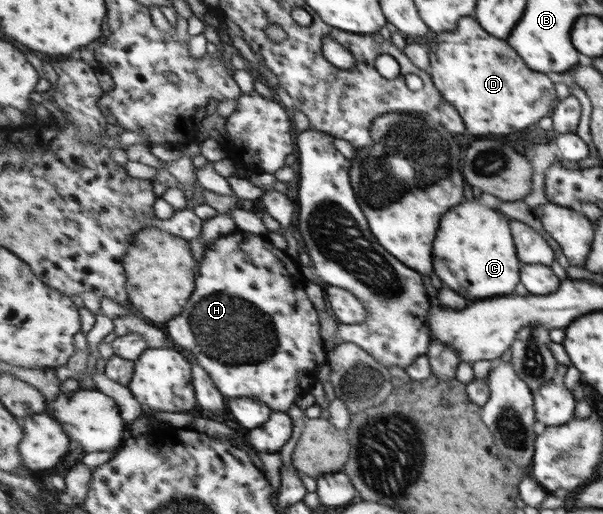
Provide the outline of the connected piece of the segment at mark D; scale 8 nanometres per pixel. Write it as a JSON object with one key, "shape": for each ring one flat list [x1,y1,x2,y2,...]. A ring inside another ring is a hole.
{"shape":[[467,16,461,19,458,28,452,32,436,34,436,39,428,44,432,58,429,74,433,76,434,84,438,84,442,96,458,108,468,130,474,136,510,134,516,130,524,130,546,116,551,117,557,104,555,77,530,70,526,62,520,58,518,51,506,42,507,39,499,39,493,34,488,34,480,24,476,17]]}

